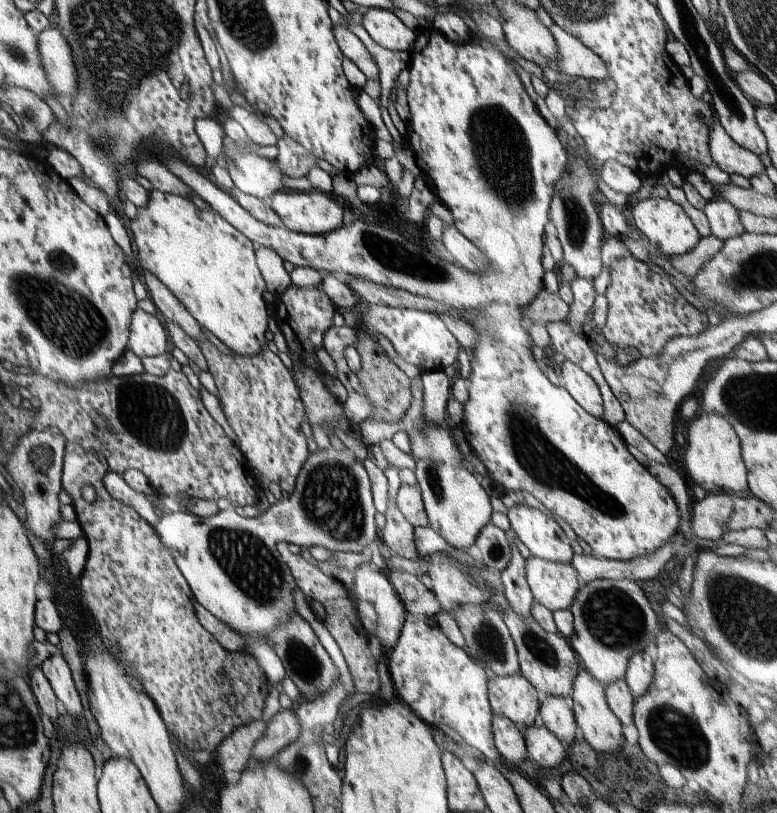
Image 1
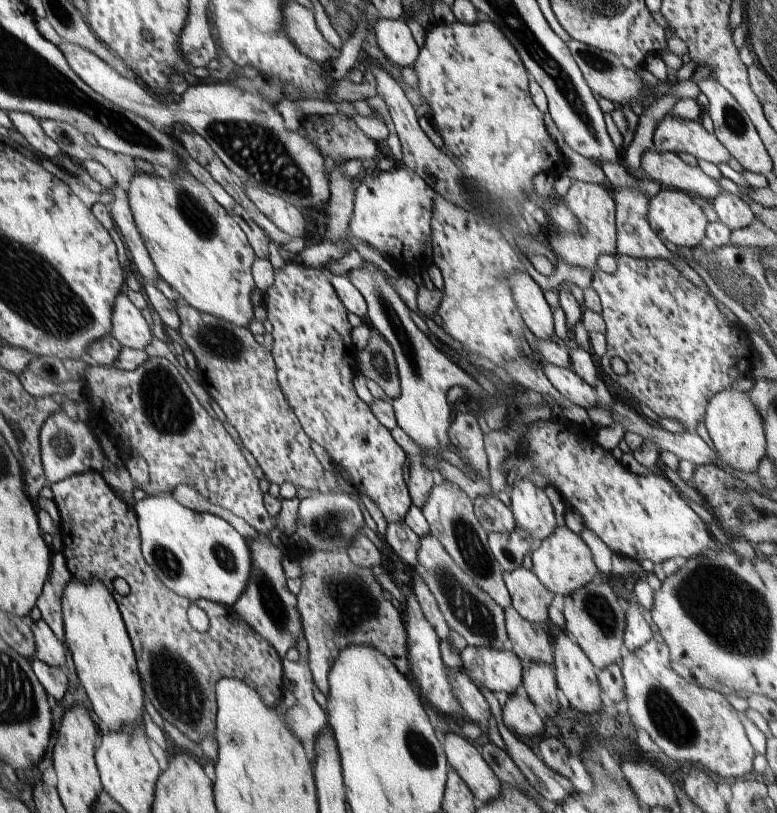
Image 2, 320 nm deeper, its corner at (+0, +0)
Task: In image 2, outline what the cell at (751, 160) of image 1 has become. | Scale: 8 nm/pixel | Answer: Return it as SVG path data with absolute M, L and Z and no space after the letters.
M666 115L658 121L653 132L653 146L662 152L688 153L717 165L732 157L700 120L689 121L679 115Z

